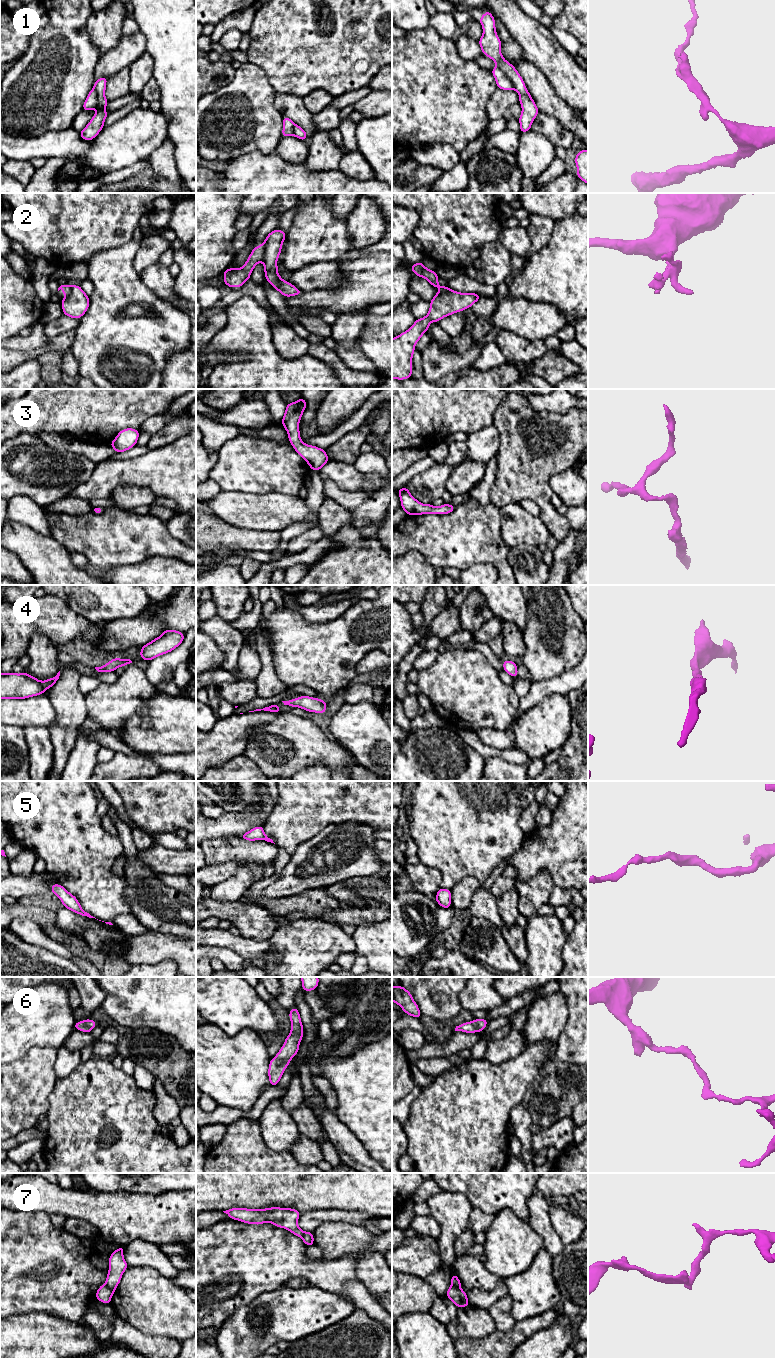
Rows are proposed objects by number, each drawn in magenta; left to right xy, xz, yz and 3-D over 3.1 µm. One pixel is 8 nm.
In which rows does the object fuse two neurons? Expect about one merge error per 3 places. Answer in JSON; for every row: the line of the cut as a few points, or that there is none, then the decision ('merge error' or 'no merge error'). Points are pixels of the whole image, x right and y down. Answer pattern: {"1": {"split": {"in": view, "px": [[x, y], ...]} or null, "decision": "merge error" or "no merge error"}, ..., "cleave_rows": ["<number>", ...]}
{"1": {"split": {"in": "yz", "px": [[497, 66], [507, 76], [515, 89]]}, "decision": "merge error"}, "2": {"split": {"in": "xz", "px": [[264, 241], [264, 257], [262, 261]]}, "decision": "merge error"}, "3": {"split": null, "decision": "no merge error"}, "4": {"split": null, "decision": "no merge error"}, "5": {"split": null, "decision": "no merge error"}, "6": {"split": null, "decision": "no merge error"}, "7": {"split": {"in": "xy", "px": [[105, 1282], [114, 1291]]}, "decision": "merge error"}, "cleave_rows": ["1", "2", "7"]}

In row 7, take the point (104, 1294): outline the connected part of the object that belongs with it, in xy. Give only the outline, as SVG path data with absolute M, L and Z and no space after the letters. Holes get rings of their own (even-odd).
M104 1283L103 1285L101 1285L96 1294L95 1294L95 1298L98 1299L100 1302L104 1303L104 1304L110 1304L111 1303L111 1298L114 1294L114 1291L112 1291L107 1285L106 1283Z

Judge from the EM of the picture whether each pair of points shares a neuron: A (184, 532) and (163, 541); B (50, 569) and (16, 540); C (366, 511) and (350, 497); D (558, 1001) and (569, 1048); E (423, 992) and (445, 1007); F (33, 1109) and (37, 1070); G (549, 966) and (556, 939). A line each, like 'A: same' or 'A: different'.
A: different
B: same
C: different
D: different
E: same
F: same
G: same

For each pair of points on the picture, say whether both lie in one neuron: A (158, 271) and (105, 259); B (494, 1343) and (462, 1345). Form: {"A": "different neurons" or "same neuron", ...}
{"A": "different neurons", "B": "same neuron"}

